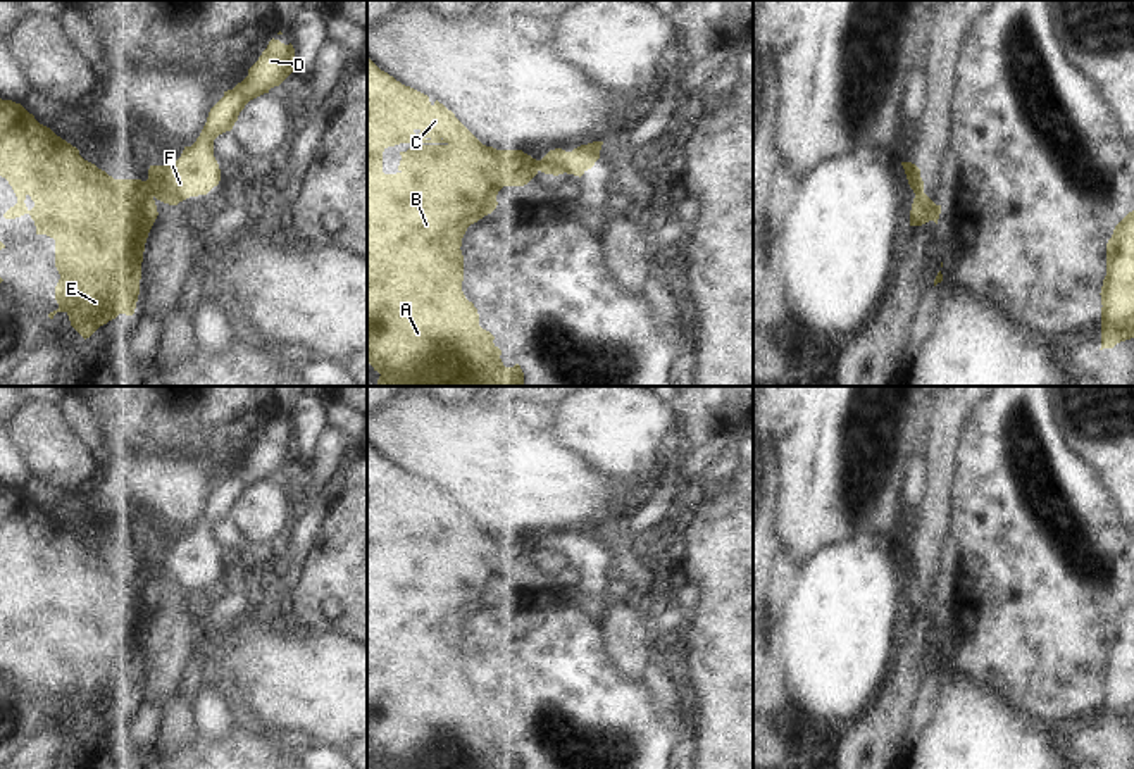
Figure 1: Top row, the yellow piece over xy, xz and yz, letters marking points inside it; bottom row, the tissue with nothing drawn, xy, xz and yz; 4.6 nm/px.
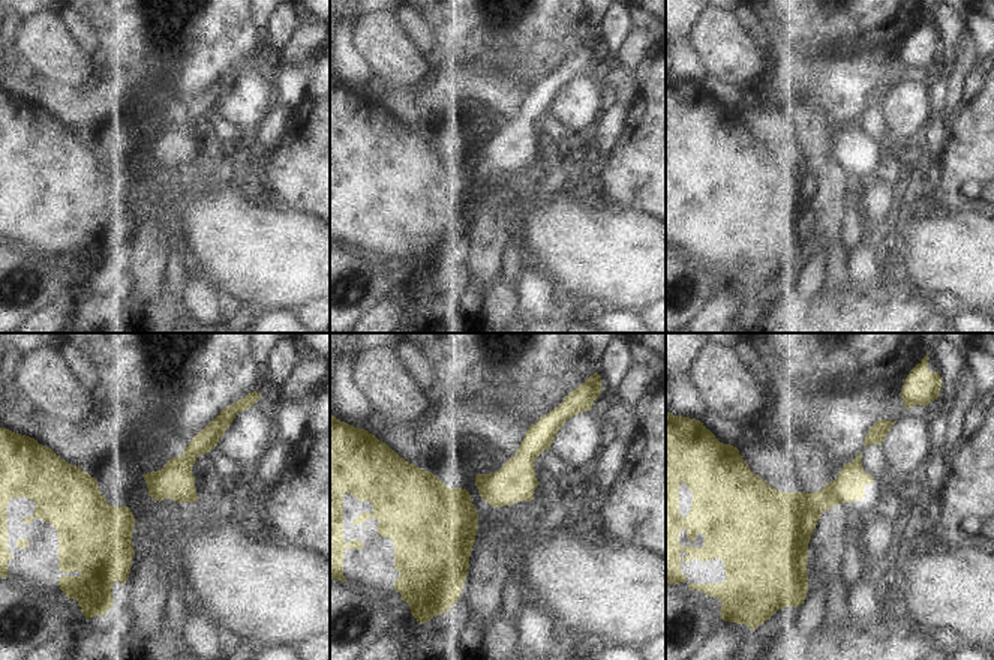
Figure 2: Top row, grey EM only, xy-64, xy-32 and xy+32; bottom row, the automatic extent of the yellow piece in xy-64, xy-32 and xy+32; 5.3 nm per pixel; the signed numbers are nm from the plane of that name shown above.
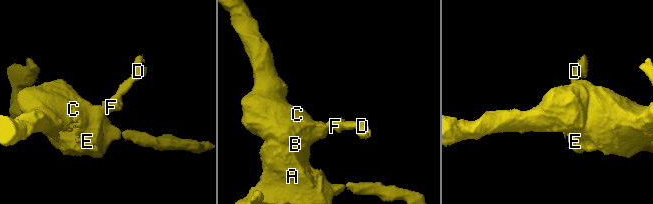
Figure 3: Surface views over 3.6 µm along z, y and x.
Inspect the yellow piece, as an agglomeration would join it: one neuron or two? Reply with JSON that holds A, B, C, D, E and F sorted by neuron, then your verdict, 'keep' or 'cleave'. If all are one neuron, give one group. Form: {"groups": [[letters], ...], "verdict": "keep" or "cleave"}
{"groups": [["A", "B", "C", "E"], ["D", "F"]], "verdict": "cleave"}

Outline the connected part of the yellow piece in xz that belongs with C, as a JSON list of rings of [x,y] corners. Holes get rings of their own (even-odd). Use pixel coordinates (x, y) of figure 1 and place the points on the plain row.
[[[367,443],[367,748],[381,760],[377,769],[524,769],[519,750],[503,752],[502,736],[493,729],[495,722],[479,712],[477,695],[462,678],[464,641],[460,633],[467,614],[496,595],[496,581],[503,572],[524,572],[536,560],[536,545],[522,536],[496,536],[483,531],[443,490],[438,486],[431,490],[427,481],[402,471]],[[400,529],[414,533],[400,538],[402,547],[396,560],[384,560],[383,538]]]

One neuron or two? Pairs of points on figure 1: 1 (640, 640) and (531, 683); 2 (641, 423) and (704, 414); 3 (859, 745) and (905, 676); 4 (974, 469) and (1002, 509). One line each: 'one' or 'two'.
1: two
2: two
3: one
4: one

